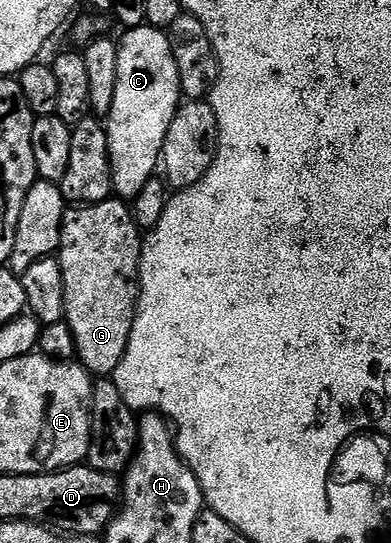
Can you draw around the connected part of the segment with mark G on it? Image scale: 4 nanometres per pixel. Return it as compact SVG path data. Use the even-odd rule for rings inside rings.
M122 199L67 208L62 220L62 234L56 258L64 275L64 320L76 339L77 360L95 378L106 379L113 375L126 354L128 339L134 326L134 312L138 309L138 272L142 243L143 238L134 222L131 206Z

